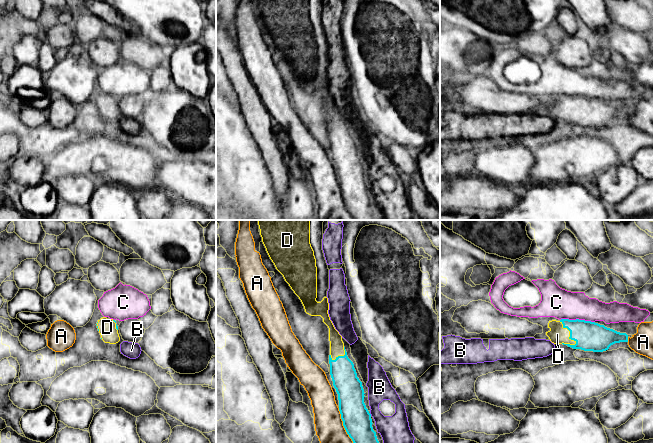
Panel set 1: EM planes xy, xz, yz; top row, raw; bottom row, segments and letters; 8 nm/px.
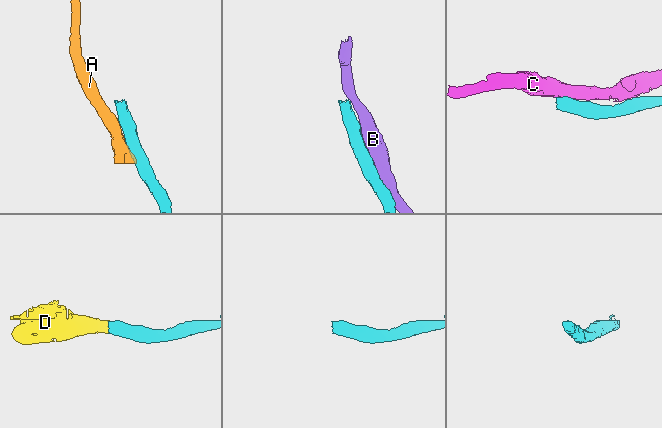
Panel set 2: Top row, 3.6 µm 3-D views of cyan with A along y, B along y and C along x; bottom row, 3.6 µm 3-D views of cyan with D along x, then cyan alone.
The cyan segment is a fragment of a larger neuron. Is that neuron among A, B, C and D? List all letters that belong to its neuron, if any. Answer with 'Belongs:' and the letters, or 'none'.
Belongs: D

